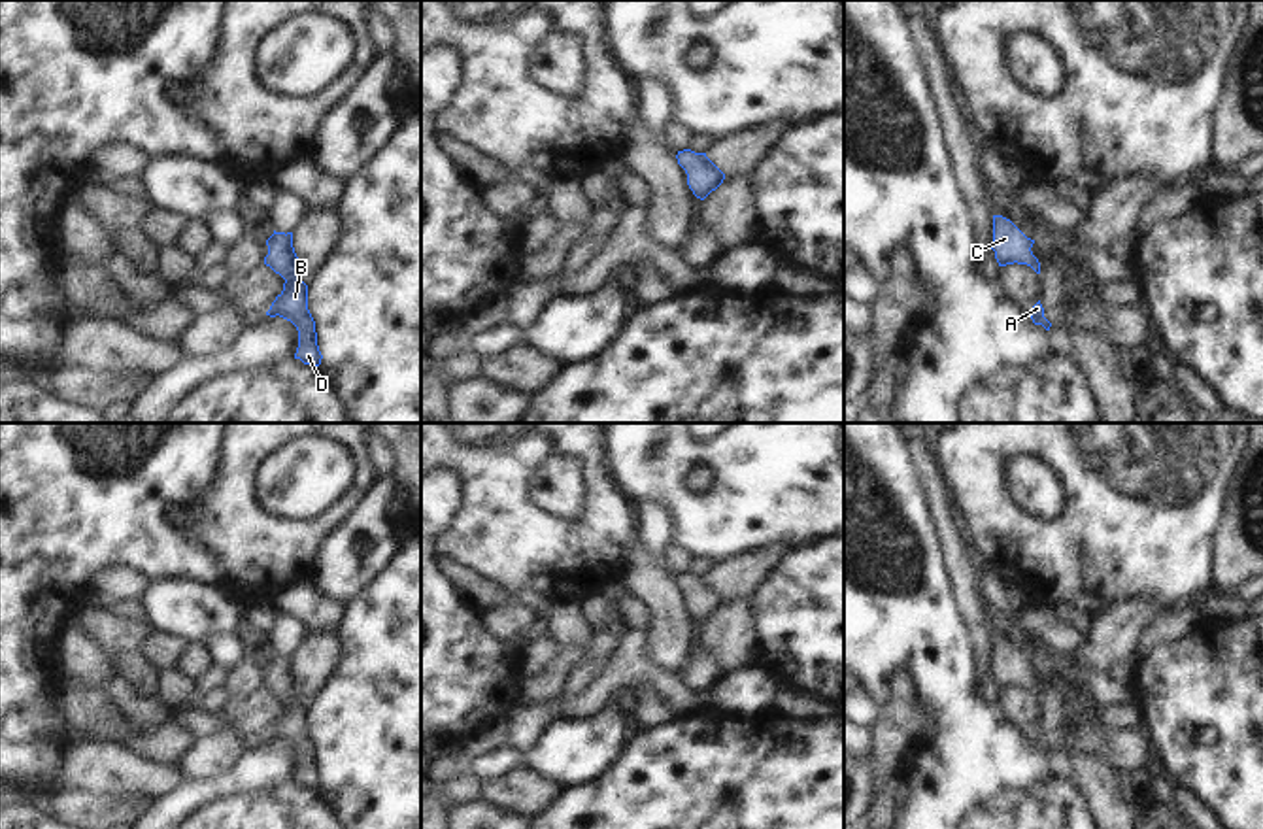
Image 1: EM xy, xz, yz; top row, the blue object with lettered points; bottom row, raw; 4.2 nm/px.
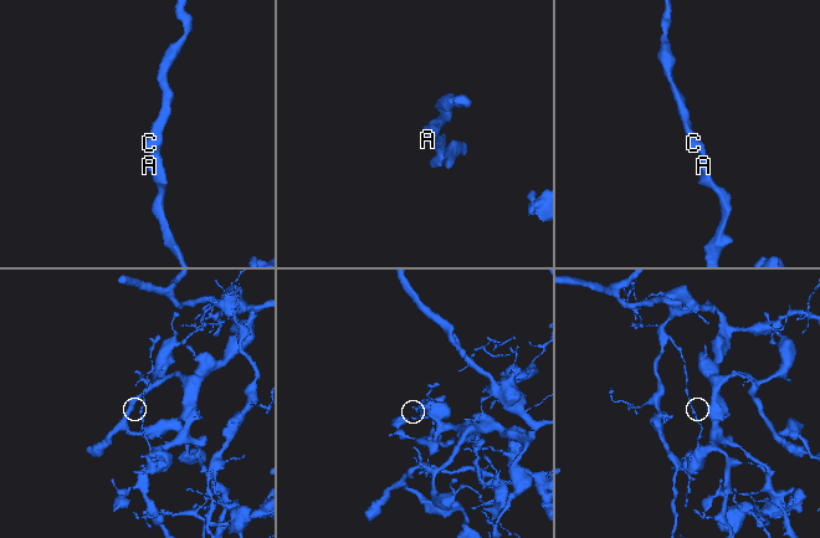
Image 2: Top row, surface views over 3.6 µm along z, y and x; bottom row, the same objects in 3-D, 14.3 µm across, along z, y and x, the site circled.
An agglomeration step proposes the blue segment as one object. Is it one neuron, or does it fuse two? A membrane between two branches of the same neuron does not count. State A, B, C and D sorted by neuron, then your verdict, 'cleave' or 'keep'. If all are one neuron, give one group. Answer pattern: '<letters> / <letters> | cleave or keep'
A B C D | keep

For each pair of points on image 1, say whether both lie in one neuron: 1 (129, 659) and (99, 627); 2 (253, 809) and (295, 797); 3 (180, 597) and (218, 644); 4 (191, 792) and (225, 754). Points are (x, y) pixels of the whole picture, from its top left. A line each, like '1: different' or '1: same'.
1: different
2: same
3: different
4: different

